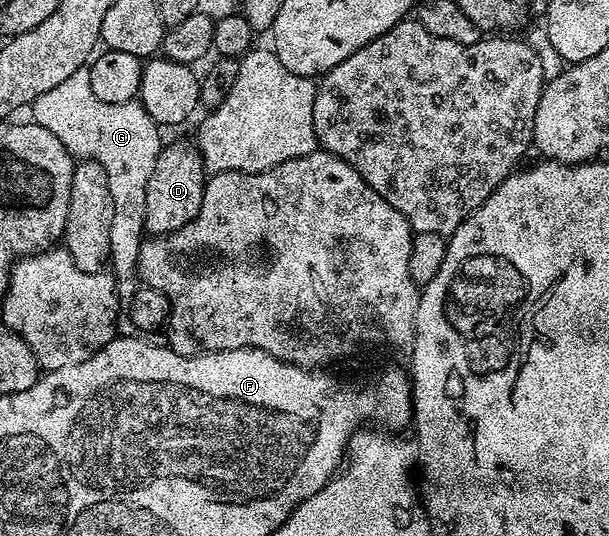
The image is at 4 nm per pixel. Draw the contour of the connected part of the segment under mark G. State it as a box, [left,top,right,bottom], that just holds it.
[32,68,164,305]

